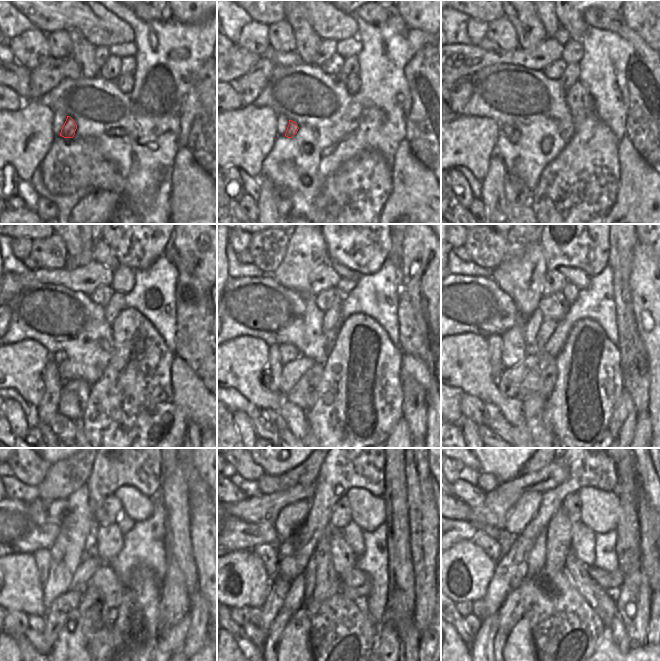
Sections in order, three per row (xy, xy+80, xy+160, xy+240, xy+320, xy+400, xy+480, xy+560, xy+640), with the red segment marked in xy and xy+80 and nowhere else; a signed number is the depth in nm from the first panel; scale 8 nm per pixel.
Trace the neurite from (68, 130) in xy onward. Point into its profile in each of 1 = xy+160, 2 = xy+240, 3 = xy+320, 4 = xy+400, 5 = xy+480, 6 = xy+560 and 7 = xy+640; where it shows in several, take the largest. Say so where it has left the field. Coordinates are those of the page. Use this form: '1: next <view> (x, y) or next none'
1: next xy+160 (515, 136)
2: next xy+240 (65, 369)
3: next xy+320 (292, 372)
4: next xy+400 (511, 379)
5: next xy+480 (58, 612)
6: next xy+560 (270, 649)
7: next xy+640 (499, 640)

